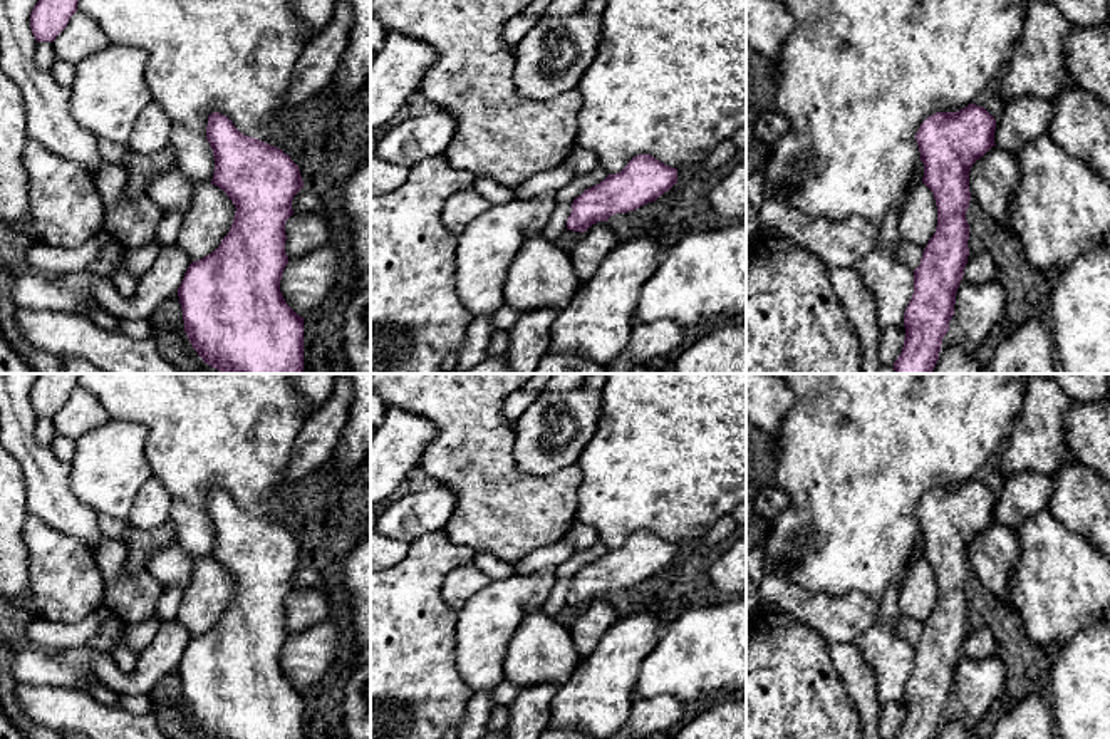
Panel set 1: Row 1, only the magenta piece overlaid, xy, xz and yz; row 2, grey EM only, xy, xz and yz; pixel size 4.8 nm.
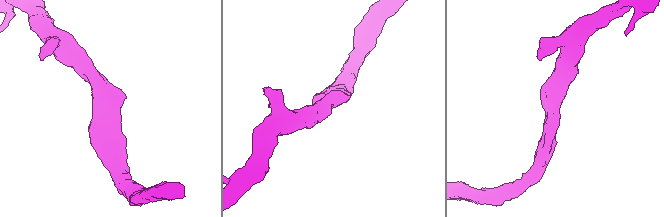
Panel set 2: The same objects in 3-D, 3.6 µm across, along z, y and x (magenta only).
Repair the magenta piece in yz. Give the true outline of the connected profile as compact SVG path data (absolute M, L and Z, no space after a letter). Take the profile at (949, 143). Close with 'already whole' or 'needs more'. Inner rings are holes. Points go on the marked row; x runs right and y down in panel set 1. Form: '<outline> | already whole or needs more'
M973 102L957 112L929 116L915 134L924 178L904 204L899 233L924 253L914 270L895 374L931 374L939 360L969 256L969 171L996 146L994 131L994 117Z | needs more

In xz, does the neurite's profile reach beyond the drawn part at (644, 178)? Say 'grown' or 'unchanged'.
grown

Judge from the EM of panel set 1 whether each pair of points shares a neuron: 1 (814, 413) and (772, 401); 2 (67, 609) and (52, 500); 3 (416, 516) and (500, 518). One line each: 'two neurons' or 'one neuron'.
1: two neurons
2: two neurons
3: two neurons

